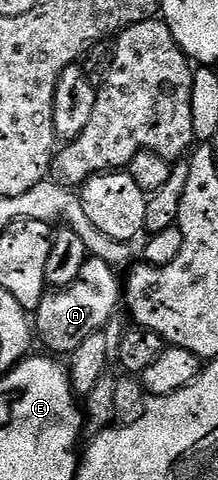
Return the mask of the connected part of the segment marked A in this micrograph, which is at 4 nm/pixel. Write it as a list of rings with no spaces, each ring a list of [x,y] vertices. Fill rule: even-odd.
[[[88,257],[77,280],[63,290],[44,293],[41,304],[33,312],[33,330],[55,356],[69,356],[89,336],[100,333],[103,325],[121,306],[121,278],[105,260]],[[63,354],[63,355],[59,355]]]

